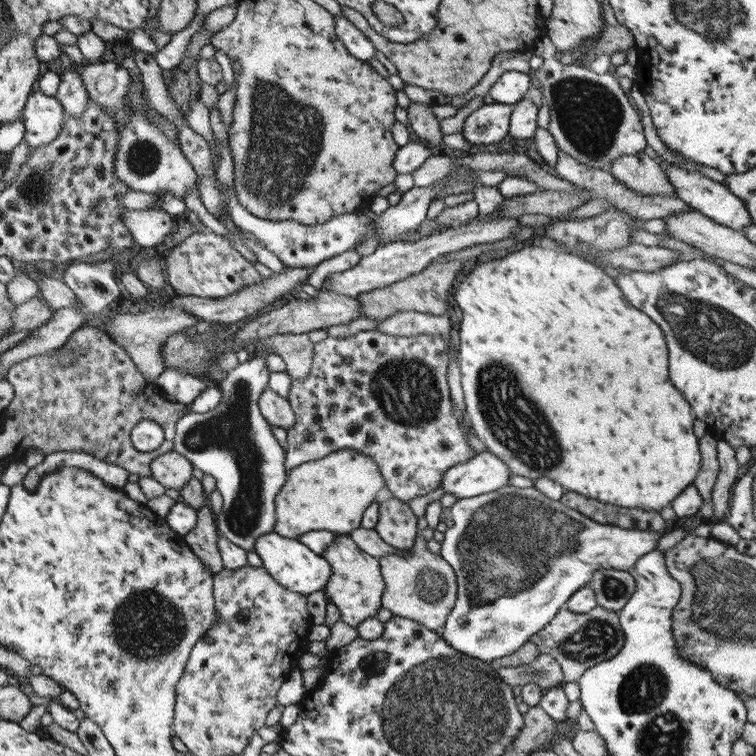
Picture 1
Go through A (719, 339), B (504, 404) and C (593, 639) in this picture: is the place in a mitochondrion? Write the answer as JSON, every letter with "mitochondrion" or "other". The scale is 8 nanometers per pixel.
{"A":"mitochondrion","B":"mitochondrion","C":"mitochondrion"}

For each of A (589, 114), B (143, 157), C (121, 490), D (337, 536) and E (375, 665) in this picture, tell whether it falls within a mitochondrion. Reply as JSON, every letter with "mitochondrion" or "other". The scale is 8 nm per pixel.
{"A":"mitochondrion","B":"mitochondrion","C":"other","D":"other","E":"mitochondrion"}

